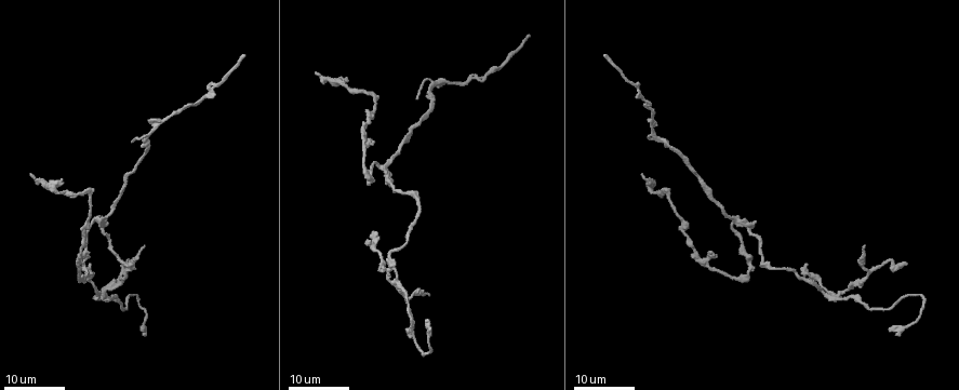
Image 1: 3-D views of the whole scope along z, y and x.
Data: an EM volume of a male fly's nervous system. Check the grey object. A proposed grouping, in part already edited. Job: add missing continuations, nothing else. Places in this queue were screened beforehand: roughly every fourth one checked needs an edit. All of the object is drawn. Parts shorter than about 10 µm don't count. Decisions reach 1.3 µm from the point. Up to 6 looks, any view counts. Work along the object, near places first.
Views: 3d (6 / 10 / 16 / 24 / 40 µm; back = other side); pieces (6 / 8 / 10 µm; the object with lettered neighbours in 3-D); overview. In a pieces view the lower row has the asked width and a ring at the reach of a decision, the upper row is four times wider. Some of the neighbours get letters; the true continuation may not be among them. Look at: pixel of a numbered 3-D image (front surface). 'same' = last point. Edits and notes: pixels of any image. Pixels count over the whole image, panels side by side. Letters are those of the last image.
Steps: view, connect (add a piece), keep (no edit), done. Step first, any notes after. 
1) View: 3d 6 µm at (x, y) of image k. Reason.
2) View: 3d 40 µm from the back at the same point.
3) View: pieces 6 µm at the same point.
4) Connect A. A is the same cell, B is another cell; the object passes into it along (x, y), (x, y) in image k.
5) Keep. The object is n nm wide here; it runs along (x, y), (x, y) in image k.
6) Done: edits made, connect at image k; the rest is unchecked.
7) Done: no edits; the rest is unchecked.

View: 3d 16 µm at (145, 246) of image 1. Thin end.

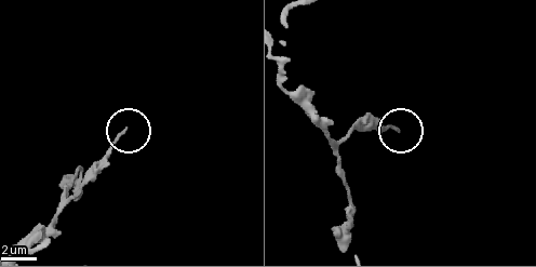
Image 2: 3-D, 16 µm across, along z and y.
View: 3d 6 µm at (125, 133) of image 2.

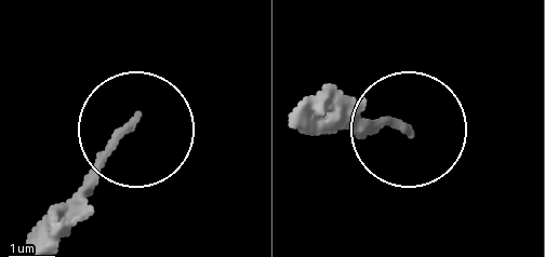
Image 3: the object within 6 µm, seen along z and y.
View: pieces 10 µm at (405, 130) of image 3.

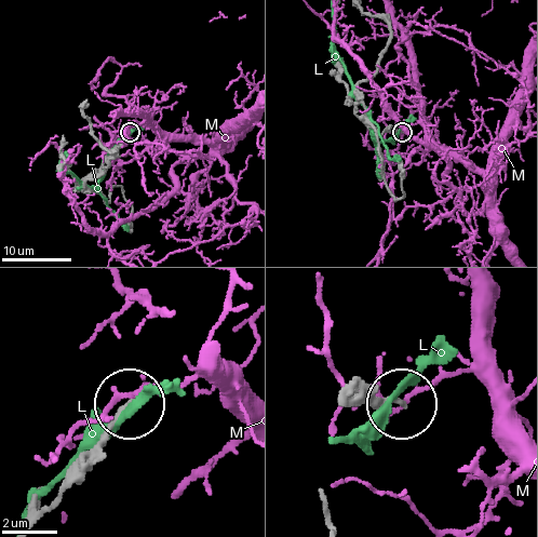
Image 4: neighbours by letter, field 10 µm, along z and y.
Keep. The object is 150 nm wide here; L and M are other cells; no lettered piece goes on from it.

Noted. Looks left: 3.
View: 3d 24 µm at (29, 175) of image 1. Long arm stops here.

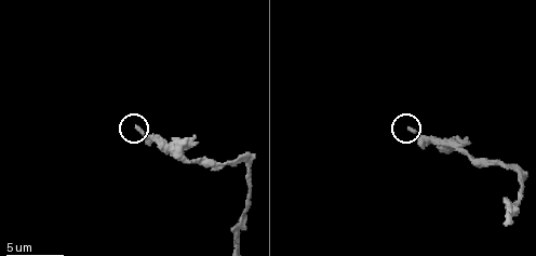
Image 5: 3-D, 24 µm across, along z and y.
View: 3d 6 µm at (408, 130) of image 5.

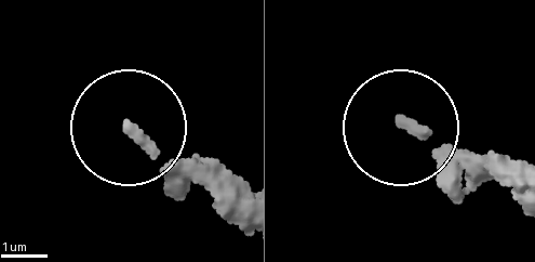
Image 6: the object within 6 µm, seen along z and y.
View: pieces 10 µm at (405, 123) of image 6. See the neighbours.

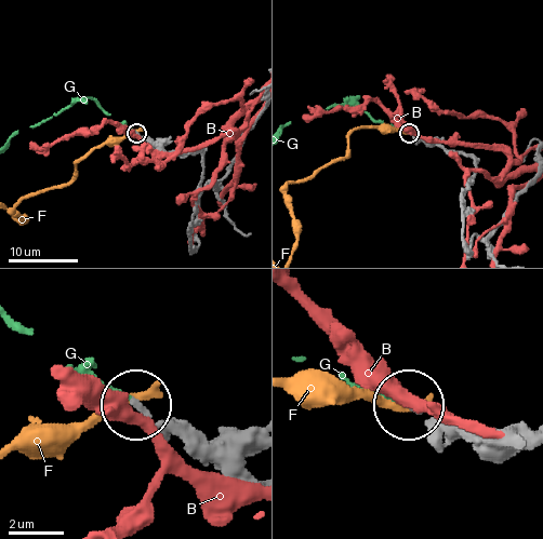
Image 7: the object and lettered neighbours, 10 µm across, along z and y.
Connect G. G is the same cell, B and F are other cells; it goes on there.

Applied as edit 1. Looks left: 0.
Done: edits made, connect at image 7; the rest is unchecked.

